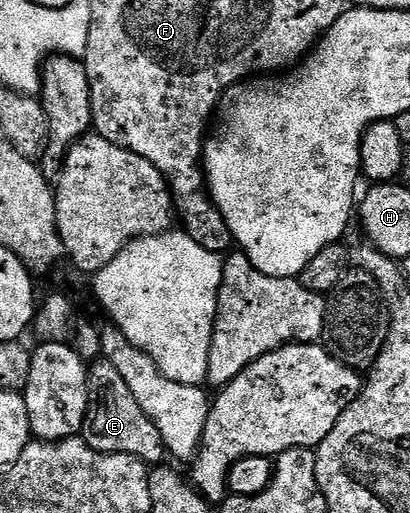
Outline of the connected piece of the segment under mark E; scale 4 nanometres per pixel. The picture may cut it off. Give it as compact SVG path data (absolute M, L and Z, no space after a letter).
M97 360L97 364L93 363L88 369L88 413L84 419L82 439L99 452L130 454L149 466L159 465L166 453L158 426L142 414L142 406L138 406L134 394L130 394L122 374L118 374L108 360Z

